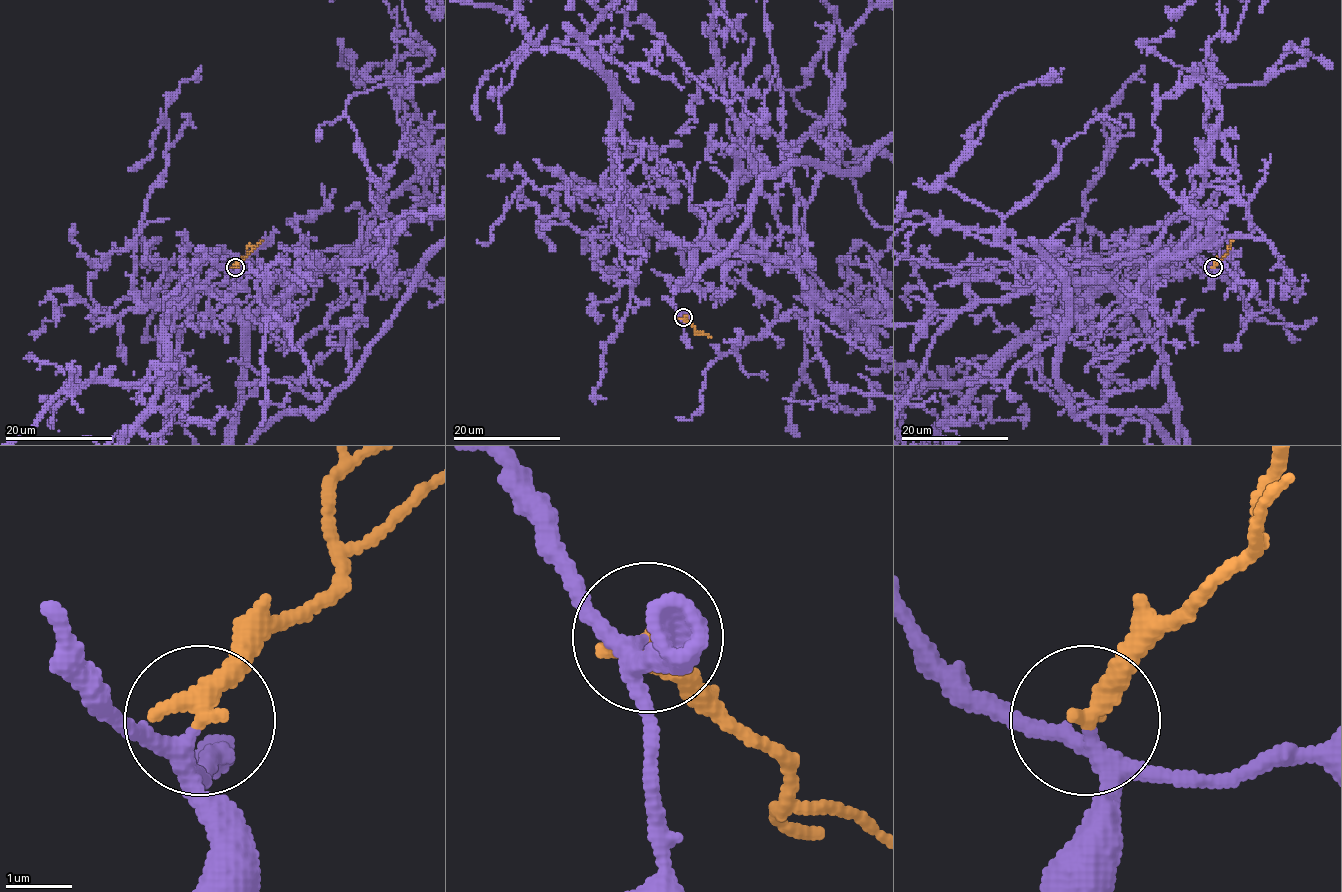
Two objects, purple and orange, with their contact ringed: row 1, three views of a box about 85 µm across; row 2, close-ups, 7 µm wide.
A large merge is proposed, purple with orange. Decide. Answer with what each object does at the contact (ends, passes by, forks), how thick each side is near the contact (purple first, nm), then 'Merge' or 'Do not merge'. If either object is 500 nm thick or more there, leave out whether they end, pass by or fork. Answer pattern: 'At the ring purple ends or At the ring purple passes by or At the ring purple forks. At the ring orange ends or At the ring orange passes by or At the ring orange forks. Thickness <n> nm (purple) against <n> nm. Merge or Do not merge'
At the ring purple forks. At the ring orange ends. Thickness 200 nm (purple) against 360 nm. Merge

